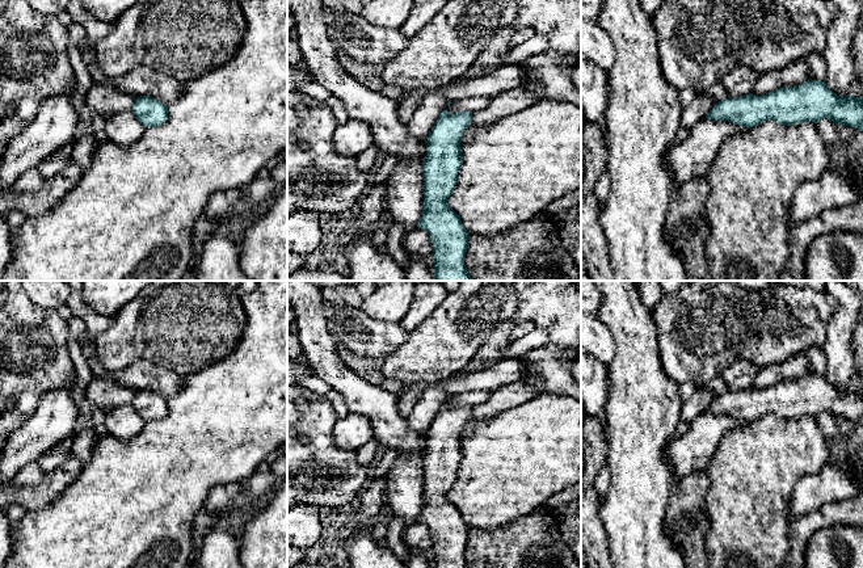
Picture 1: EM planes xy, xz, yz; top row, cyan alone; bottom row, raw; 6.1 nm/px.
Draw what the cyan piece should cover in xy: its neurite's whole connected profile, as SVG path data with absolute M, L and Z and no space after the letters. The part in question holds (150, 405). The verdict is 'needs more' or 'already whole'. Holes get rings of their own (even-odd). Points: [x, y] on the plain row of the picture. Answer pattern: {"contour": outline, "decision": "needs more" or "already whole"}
{"contour": "M151 390L136 391L131 405L146 422L161 420L168 415L168 400Z", "decision": "already whole"}

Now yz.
{"contour": "M808 374L796 380L779 382L755 390L728 391L706 409L750 422L773 413L780 418L817 417L826 412L835 418L863 425L863 391L837 390L825 375Z", "decision": "already whole"}

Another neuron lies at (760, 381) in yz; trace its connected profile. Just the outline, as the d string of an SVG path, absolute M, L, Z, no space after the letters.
M799 353L782 363L774 363L769 367L759 369L752 387L762 390L779 382L800 379L808 374L811 374L811 371L807 354Z

